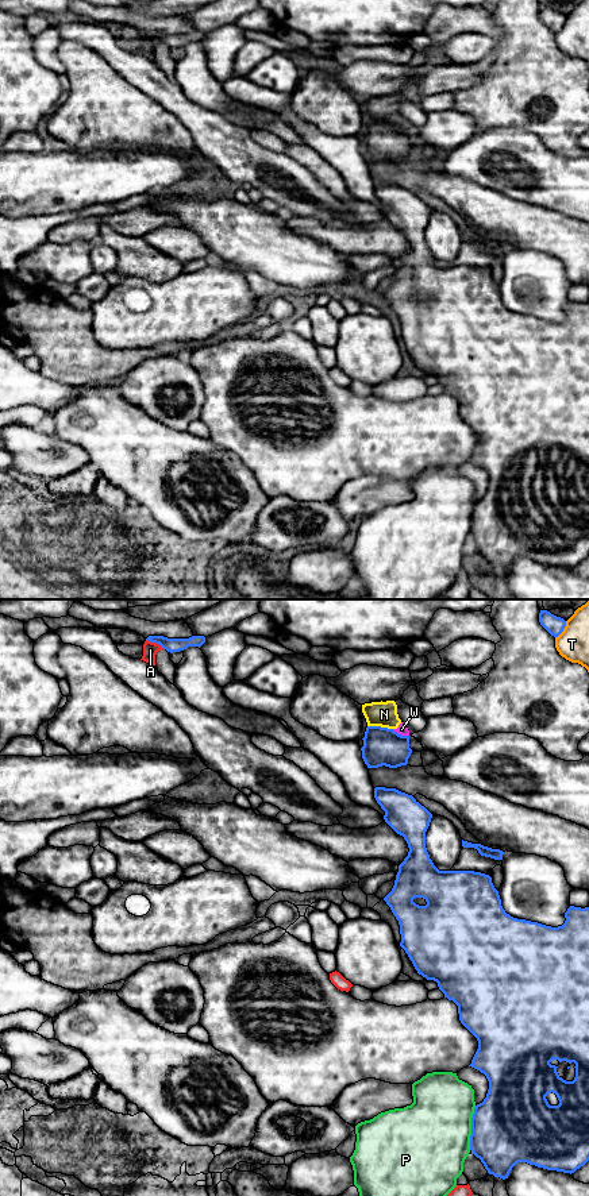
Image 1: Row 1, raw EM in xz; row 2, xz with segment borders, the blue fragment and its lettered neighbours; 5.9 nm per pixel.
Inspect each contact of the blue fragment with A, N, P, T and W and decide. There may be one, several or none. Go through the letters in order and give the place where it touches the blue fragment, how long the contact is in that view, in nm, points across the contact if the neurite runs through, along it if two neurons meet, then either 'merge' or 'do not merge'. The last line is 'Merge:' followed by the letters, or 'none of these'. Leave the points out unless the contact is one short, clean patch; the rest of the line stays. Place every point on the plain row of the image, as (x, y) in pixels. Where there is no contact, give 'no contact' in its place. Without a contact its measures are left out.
A: meets blue in xz at (156, 38); contact 130 nm long; border along xz (146, 34), (158, 38), (164, 43); do not merge
N: meets blue in xz at (380, 122); contact 150 nm long; border along xz (368, 120), (392, 124); do not merge
P: meets blue in xz at (472, 523); contact 260 nm long; do not merge
T: meets blue in xz at (562, 24); contact 120 nm long; do not merge
W: meets blue in xz at (400, 130); contact 110 nm long; border along xz (392, 124), (408, 131); do not merge
Merge: none of these

